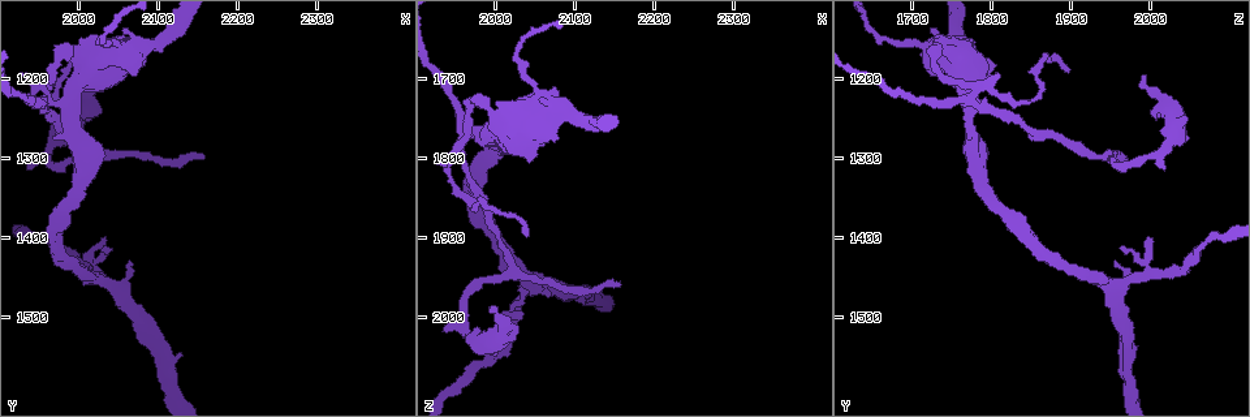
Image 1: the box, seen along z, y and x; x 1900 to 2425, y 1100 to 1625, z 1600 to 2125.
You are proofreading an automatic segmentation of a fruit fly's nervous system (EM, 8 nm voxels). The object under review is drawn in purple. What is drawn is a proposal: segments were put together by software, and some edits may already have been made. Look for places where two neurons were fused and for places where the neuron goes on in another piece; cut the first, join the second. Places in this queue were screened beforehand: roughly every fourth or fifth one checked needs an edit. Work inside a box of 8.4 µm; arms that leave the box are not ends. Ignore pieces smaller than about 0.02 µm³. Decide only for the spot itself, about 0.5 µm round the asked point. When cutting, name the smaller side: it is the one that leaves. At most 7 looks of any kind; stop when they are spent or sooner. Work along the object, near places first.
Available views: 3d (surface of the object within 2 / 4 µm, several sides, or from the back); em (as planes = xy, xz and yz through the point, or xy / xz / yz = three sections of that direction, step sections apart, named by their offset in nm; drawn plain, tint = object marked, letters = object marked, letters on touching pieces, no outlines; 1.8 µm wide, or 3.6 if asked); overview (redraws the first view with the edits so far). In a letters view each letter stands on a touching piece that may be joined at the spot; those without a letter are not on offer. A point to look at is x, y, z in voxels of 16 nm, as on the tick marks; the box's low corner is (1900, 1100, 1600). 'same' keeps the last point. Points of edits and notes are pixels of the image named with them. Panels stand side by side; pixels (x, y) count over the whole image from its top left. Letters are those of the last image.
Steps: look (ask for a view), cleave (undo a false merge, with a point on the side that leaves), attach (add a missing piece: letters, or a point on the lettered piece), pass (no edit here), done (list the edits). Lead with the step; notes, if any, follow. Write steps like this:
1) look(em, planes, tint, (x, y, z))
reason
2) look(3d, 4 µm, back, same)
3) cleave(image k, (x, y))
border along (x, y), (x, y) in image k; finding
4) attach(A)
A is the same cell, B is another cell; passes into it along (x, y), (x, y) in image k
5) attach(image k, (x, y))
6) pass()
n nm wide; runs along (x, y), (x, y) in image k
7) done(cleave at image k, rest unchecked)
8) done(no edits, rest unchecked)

look(3d, 2 µm, back, (2160, 1295, 1955))
thin end

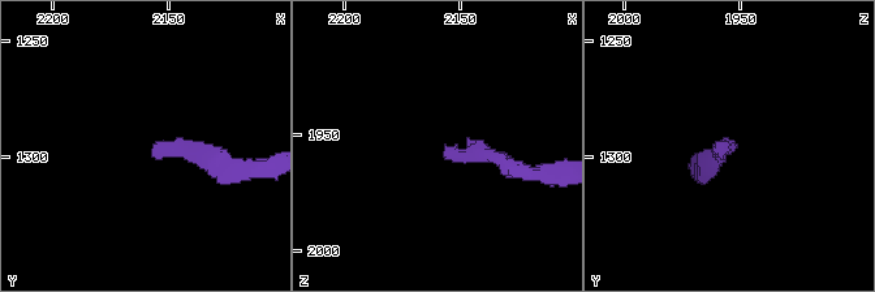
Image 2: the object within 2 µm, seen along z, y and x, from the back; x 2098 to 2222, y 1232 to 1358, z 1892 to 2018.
look(em, xy, step 8, letters, (2156, 1297, 1955))
need the tissue

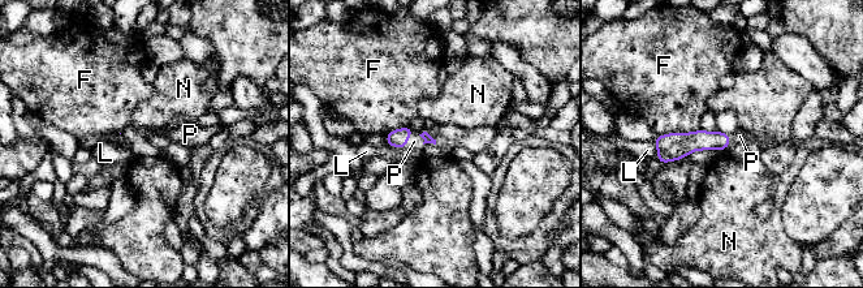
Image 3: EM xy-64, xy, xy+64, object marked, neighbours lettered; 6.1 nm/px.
attach(P)
F touches over 260 nm; P is the same cell, F, L and N are other cells; passes into it along (398, 138), (406, 138), (414, 141) in image 3; it goes on there

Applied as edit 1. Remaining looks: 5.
look(overview)
see it whole again

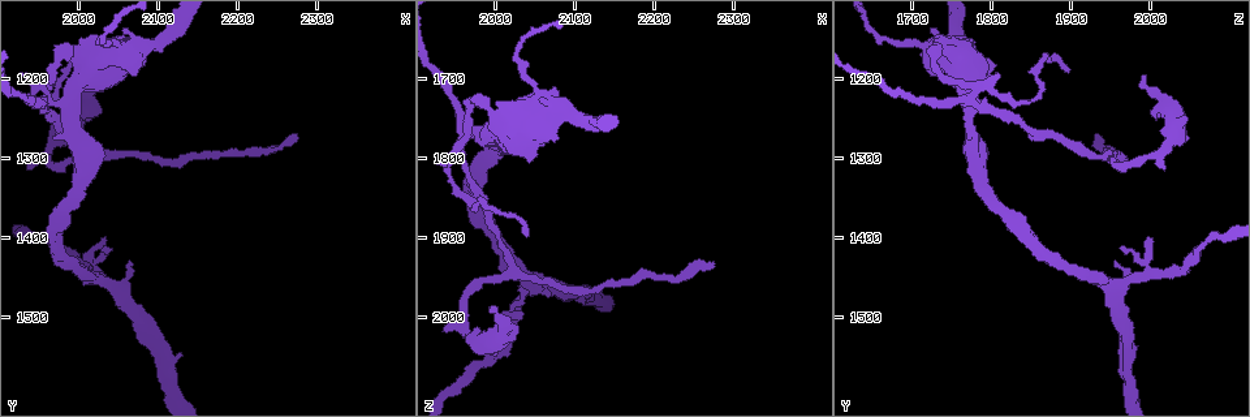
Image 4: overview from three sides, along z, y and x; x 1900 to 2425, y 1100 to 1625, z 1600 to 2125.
look(3d, 4 µm, back, (2030, 1400, 1995))
tapers out

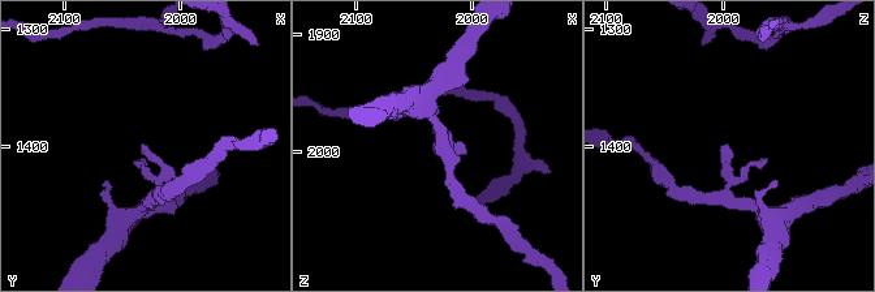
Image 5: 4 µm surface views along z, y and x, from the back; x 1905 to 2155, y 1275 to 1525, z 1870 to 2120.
look(em, xy, step 4, letters, (2034, 1398, 1998))

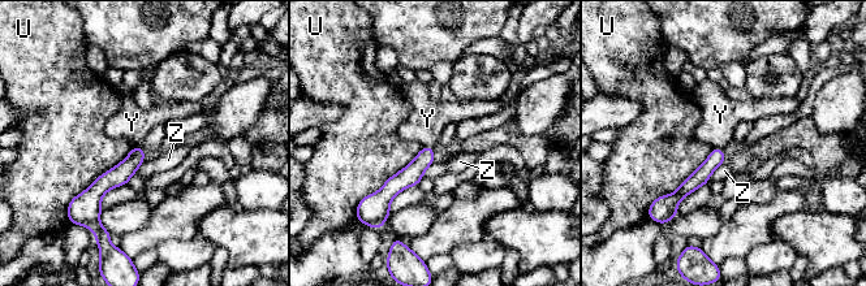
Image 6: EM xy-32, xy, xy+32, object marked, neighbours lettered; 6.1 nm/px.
pass()
100 nm wide; U touches over 500 nm; U, Y and Z are other cells; none of them fits

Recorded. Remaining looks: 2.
done(attach at image 3, rest unchecked)

